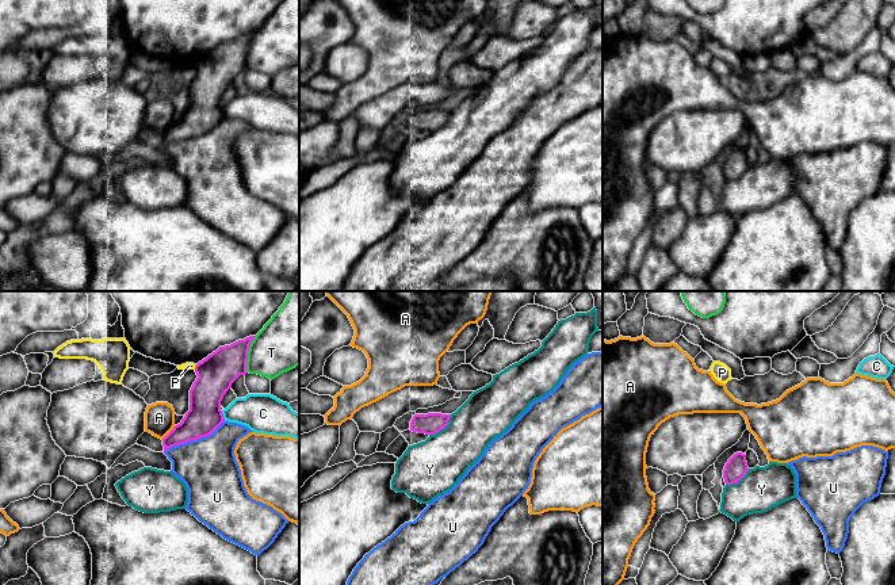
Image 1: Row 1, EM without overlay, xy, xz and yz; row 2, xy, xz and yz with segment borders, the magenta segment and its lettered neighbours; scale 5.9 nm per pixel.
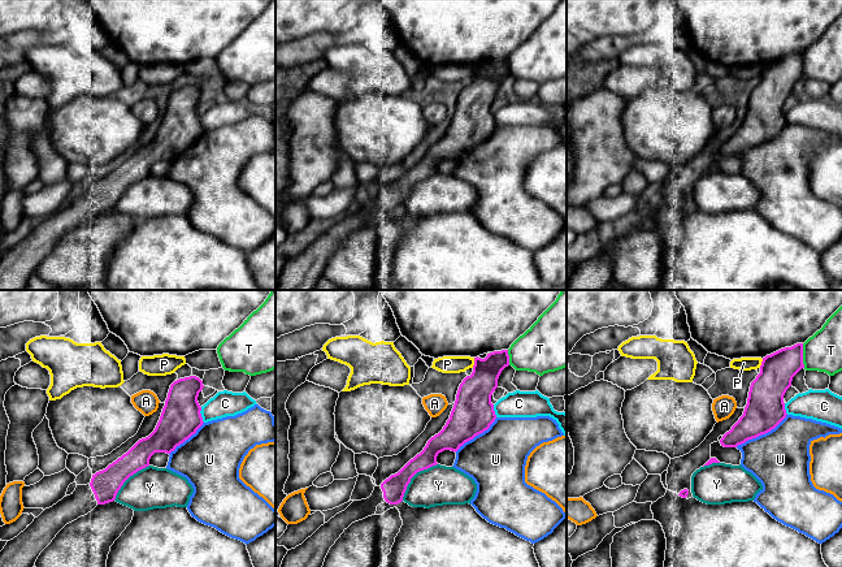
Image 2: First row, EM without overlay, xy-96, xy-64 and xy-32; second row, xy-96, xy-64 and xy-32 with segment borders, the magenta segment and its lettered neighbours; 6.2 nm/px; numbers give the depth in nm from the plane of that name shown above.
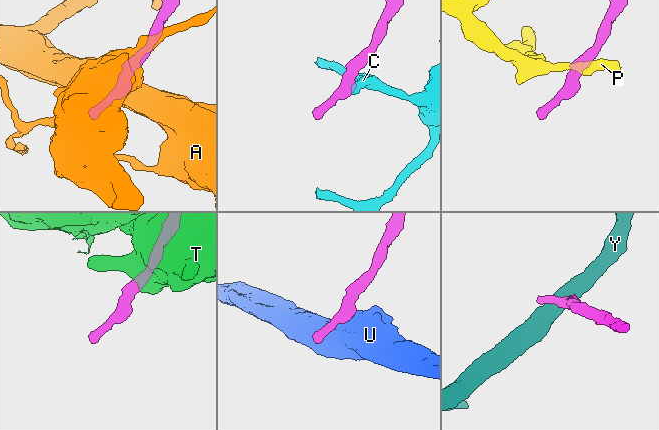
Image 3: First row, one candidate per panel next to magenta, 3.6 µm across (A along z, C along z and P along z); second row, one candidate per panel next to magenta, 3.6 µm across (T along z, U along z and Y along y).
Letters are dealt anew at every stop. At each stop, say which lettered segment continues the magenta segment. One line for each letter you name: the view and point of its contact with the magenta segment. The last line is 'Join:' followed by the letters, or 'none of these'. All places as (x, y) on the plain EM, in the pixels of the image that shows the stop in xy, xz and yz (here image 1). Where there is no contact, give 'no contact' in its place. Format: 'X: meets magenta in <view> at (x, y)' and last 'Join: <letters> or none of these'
Join: none of these

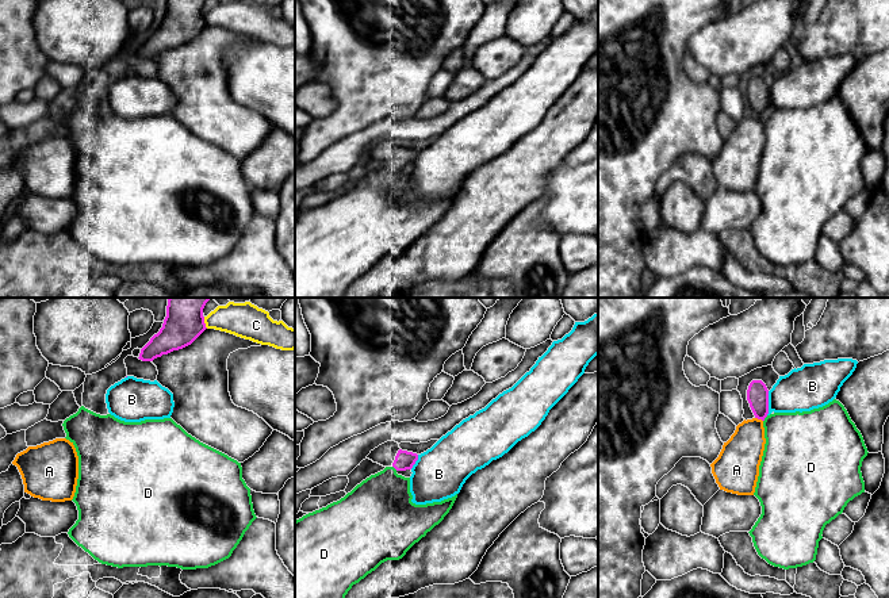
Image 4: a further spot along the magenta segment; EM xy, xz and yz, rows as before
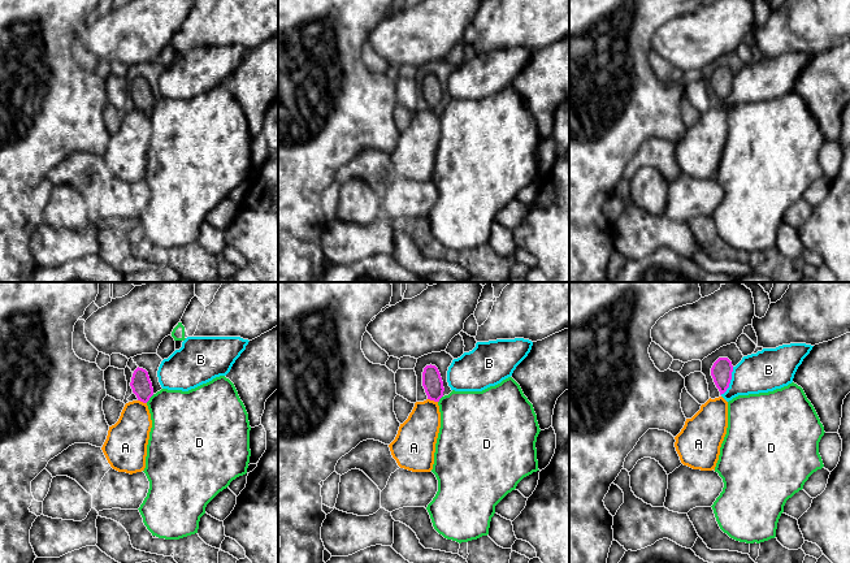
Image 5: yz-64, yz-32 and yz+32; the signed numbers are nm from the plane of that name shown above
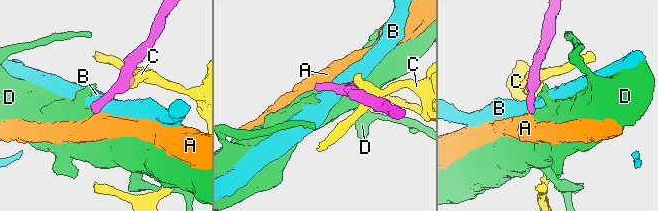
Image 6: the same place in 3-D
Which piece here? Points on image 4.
Join: none of these

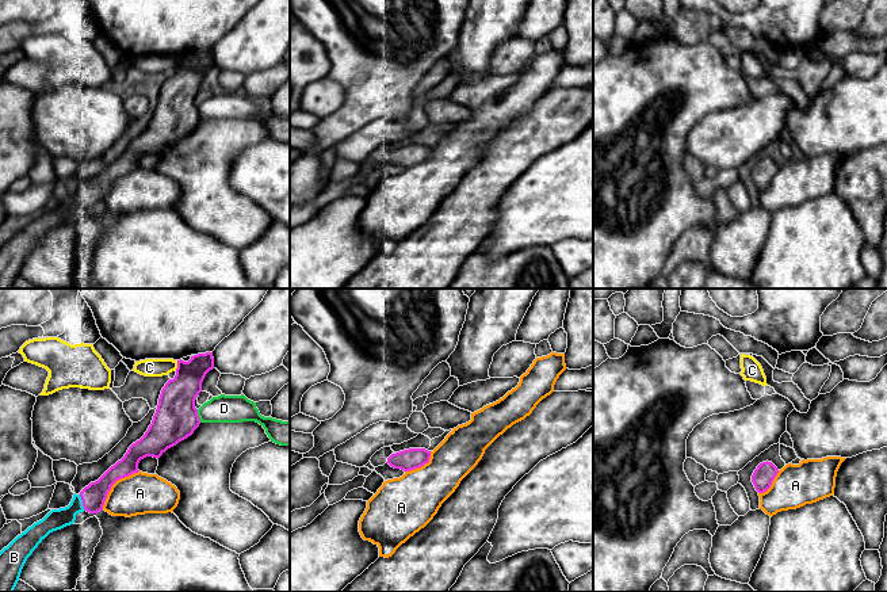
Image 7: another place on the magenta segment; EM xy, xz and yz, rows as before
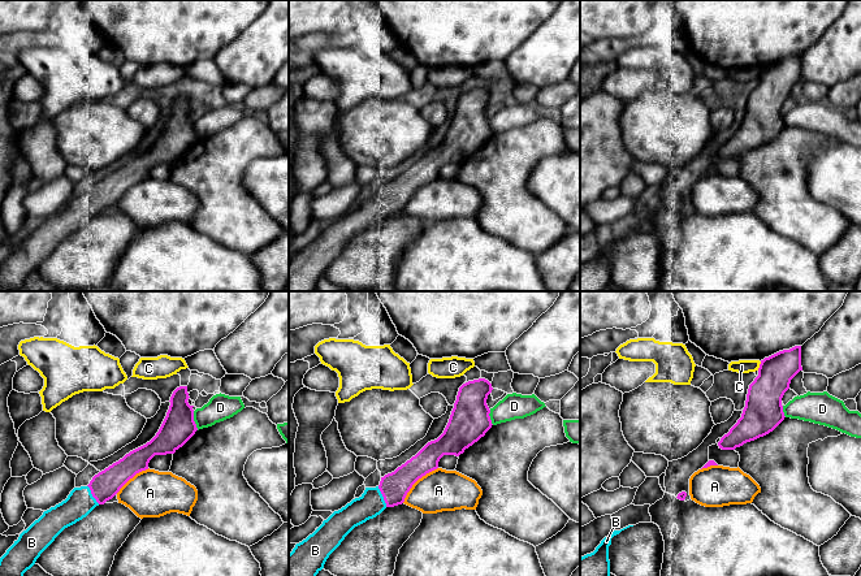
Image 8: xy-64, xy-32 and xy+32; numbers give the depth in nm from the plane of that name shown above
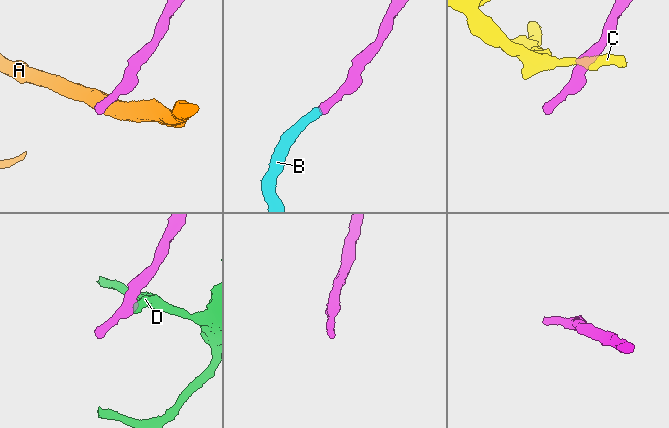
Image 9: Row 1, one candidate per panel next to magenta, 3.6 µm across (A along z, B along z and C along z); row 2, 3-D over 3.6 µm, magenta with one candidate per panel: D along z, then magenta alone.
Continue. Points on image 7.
B: meets magenta in xy at (83, 199)
Join: B

